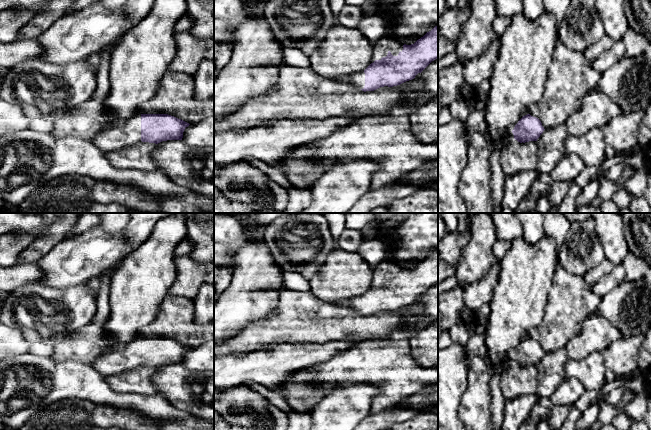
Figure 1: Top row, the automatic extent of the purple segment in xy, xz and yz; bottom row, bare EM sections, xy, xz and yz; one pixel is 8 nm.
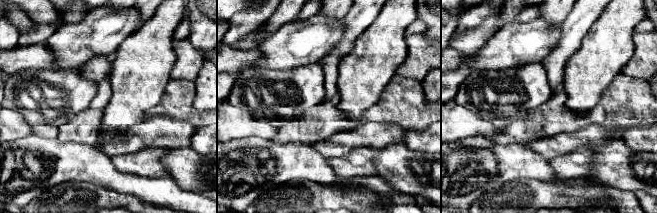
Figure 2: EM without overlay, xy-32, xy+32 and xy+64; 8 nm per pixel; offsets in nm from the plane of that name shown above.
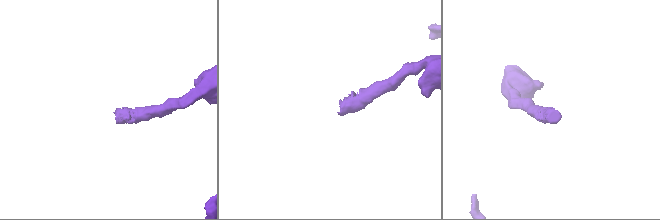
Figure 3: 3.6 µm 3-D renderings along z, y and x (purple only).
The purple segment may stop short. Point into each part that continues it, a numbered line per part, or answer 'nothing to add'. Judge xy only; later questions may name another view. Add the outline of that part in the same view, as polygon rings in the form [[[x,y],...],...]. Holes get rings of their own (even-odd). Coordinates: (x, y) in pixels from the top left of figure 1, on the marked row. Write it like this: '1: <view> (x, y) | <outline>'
1: xy (124, 133) | [[[141,116],[118,121],[100,131],[92,140],[97,148],[106,152],[119,150],[141,141]]]

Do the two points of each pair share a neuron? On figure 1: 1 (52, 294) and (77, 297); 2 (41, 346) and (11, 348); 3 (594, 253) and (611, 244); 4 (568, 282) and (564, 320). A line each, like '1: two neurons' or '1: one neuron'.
1: one neuron
2: one neuron
3: two neurons
4: one neuron

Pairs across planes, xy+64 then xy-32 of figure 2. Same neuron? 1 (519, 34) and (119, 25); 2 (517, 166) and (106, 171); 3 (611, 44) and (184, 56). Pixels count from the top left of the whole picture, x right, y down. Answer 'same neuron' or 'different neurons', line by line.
1: same neuron
2: same neuron
3: different neurons

